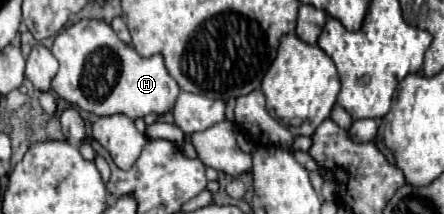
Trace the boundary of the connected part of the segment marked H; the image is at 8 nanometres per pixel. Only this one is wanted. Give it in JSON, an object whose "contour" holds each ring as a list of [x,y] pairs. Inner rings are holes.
{"contour":[[[80,20],[70,28],[64,28],[52,44],[52,54],[60,62],[60,70],[52,80],[52,92],[68,104],[92,112],[96,116],[126,114],[128,118],[144,118],[150,112],[170,112],[180,88],[168,74],[164,58],[154,54],[150,58],[138,56],[138,52],[124,44],[110,24],[102,20]]]}

